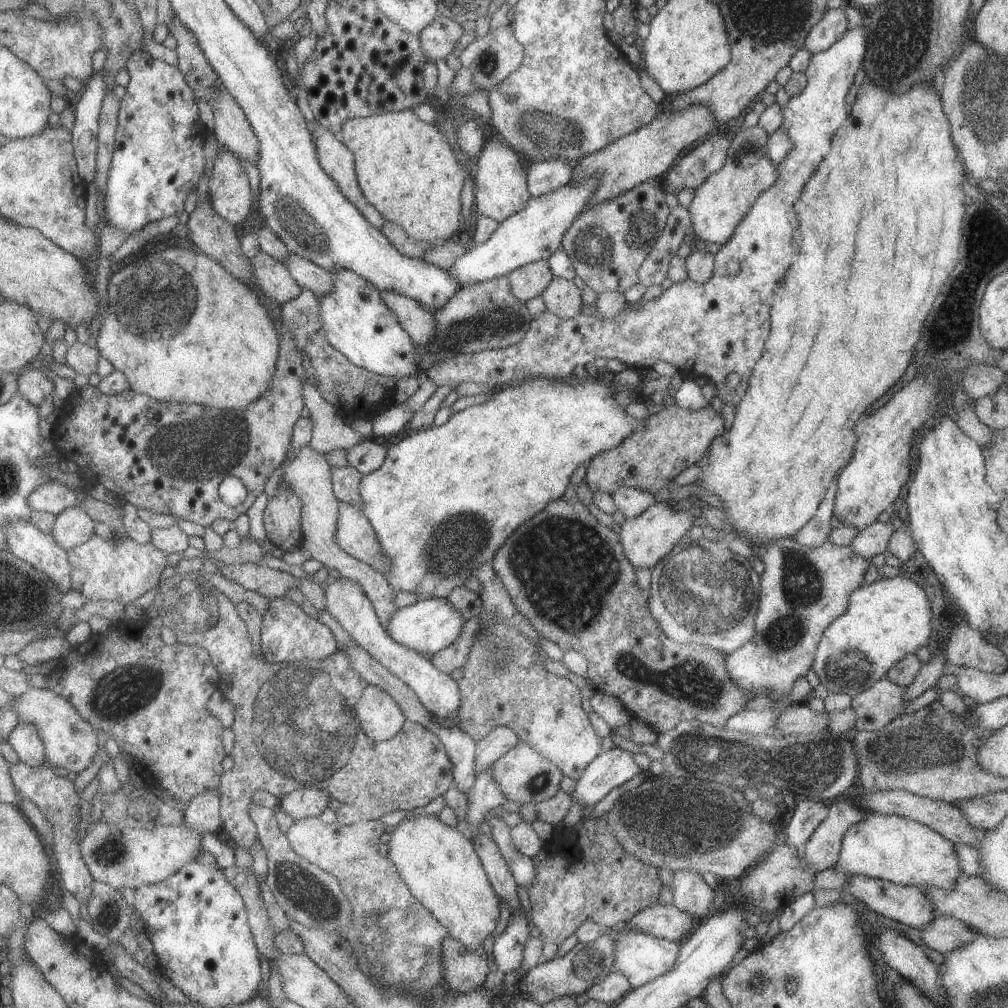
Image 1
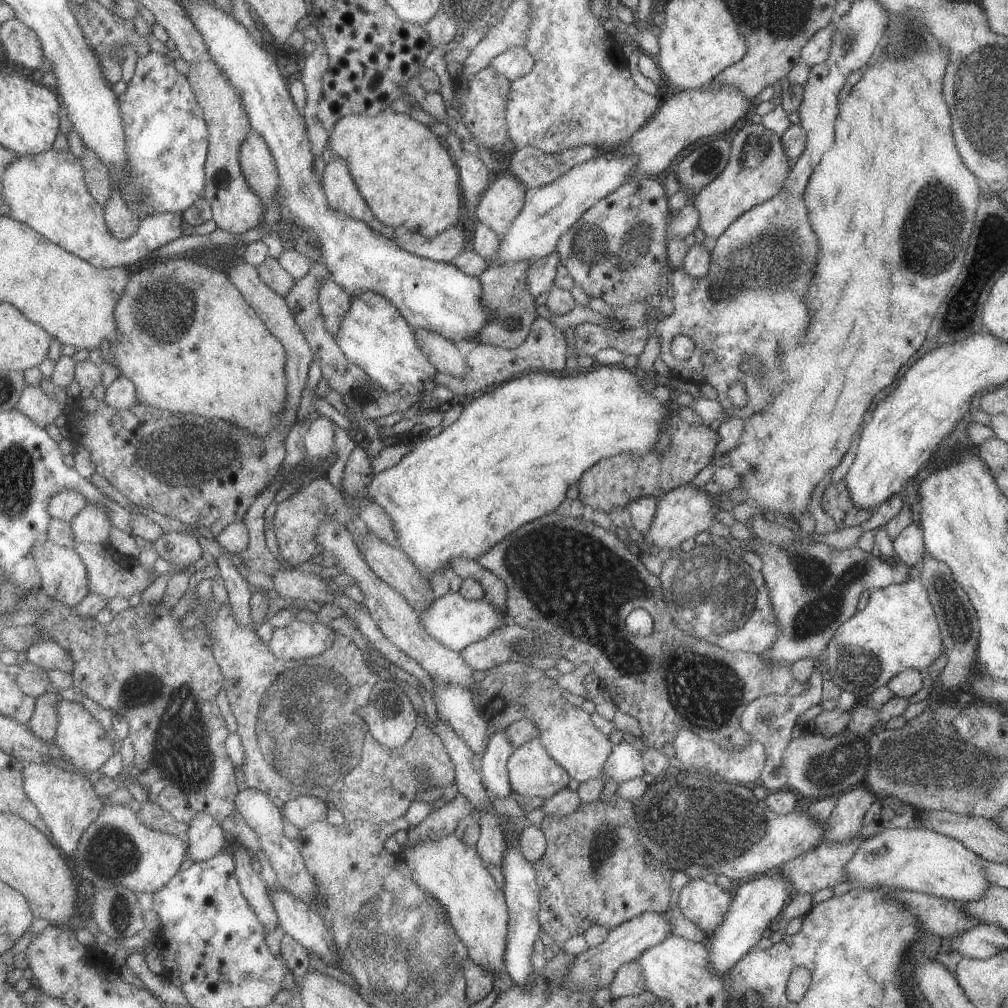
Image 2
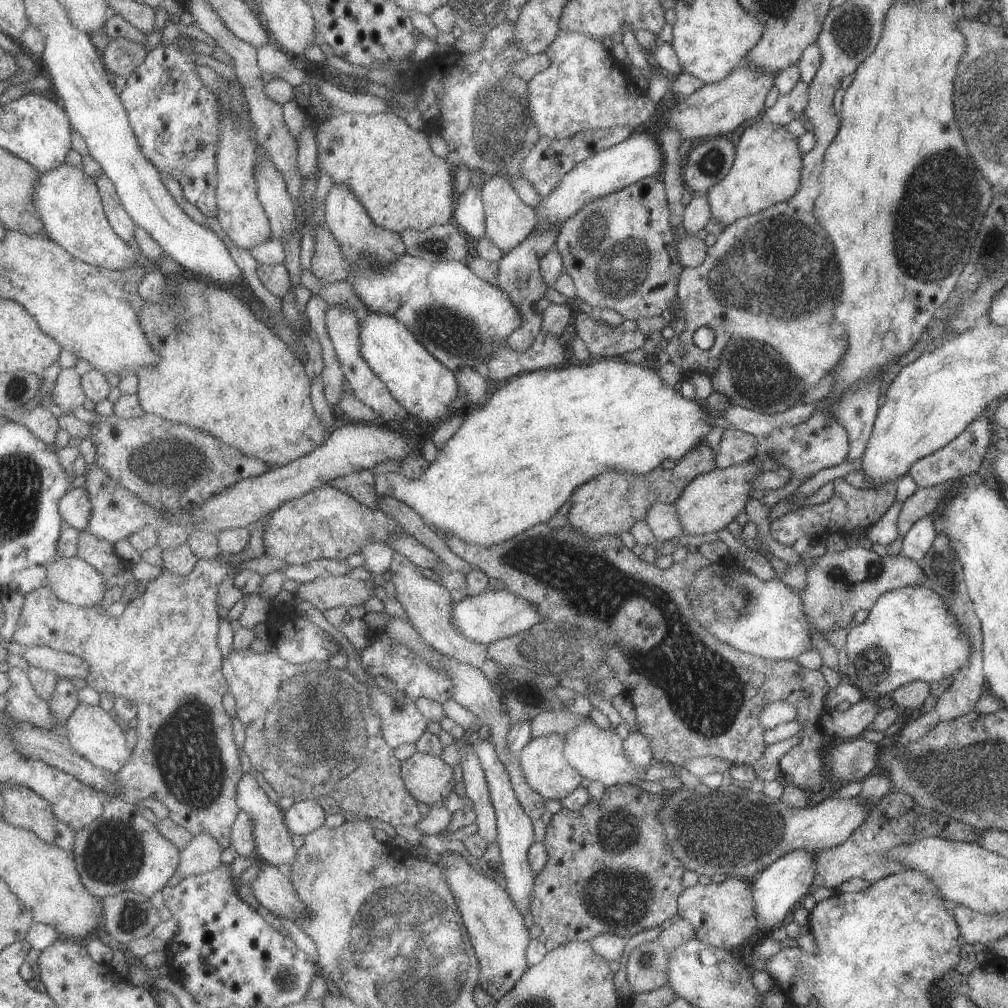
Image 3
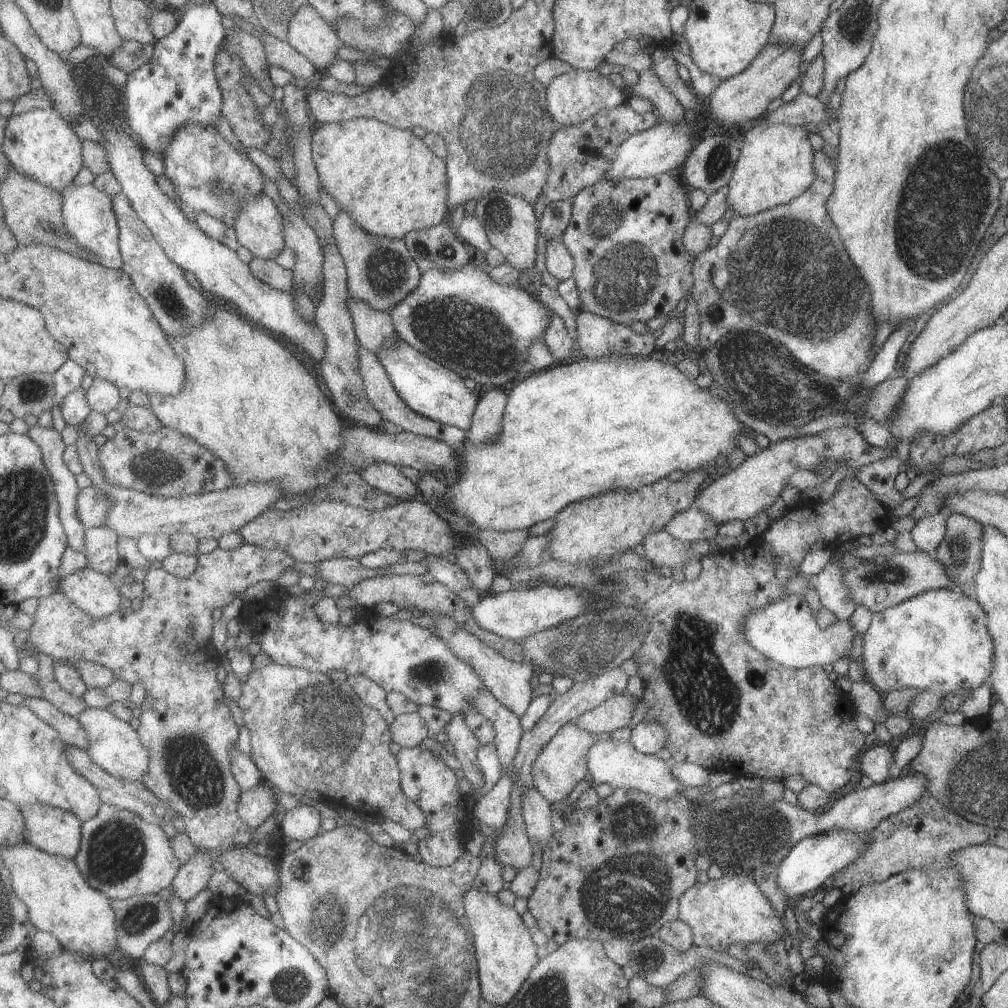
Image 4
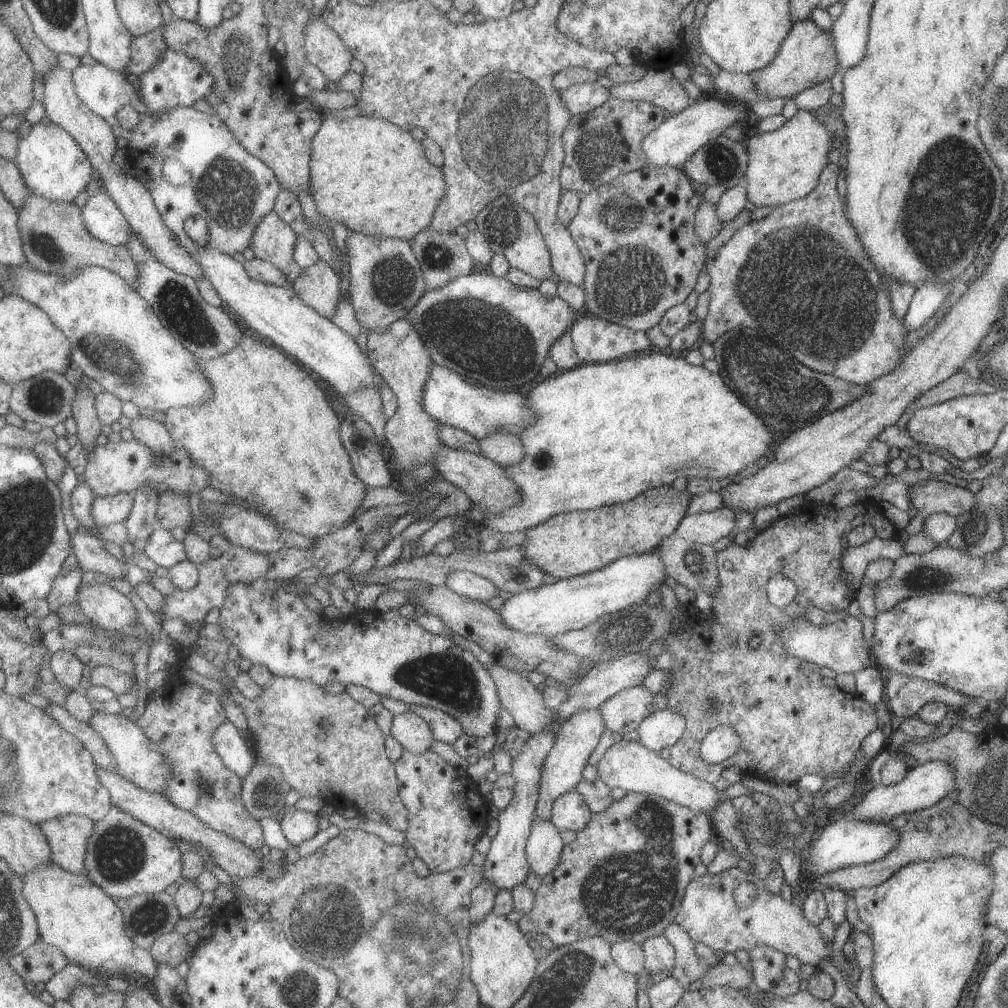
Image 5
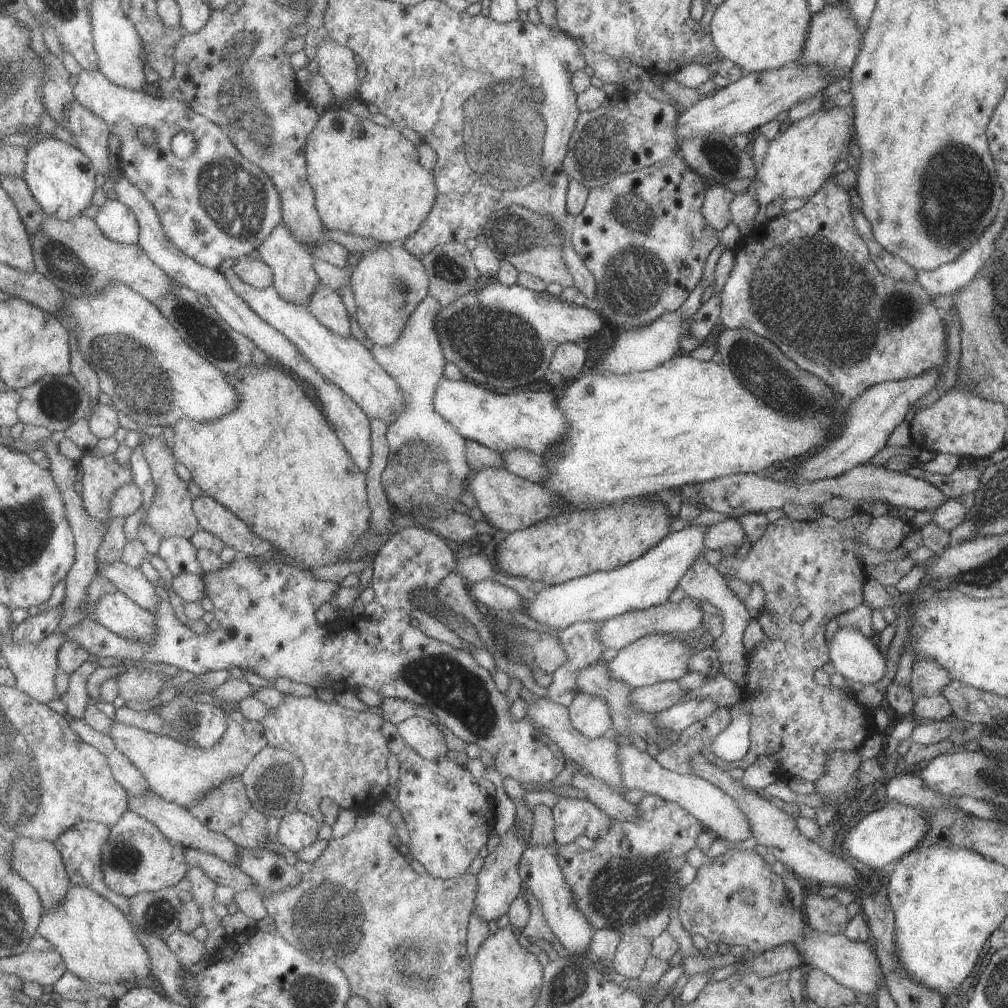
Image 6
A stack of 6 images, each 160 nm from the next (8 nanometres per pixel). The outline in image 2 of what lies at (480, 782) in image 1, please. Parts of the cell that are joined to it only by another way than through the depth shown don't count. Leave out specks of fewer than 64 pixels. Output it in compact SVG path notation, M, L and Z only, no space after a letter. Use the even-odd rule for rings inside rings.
M496 731L490 737L482 759L482 778L486 790L500 799L513 793L507 767L515 746L511 743L506 731Z

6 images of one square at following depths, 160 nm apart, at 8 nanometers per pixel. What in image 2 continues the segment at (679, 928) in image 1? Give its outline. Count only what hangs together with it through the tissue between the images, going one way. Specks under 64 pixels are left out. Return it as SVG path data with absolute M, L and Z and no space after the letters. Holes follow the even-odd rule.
M652 911L634 917L612 929L602 944L579 954L569 970L565 985L573 991L598 991L608 987L614 980L619 966L637 960L646 949L655 947L670 935L671 926L667 914Z

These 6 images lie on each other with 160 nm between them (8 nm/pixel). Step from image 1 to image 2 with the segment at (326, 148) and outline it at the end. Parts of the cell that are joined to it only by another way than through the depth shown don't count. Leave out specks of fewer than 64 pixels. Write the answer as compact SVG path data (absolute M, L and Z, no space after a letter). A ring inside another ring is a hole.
M334 155L325 168L321 187L329 207L336 212L345 213L354 220L362 221L372 230L394 240L395 228L386 226L374 216L372 209L360 194L346 161Z

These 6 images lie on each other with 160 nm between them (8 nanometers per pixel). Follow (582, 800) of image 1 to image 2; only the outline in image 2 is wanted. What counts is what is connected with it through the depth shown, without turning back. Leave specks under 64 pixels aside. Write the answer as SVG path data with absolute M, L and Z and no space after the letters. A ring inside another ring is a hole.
M622 740L613 746L612 754L605 762L602 780L605 782L612 778L620 784L636 777L642 777L645 772L641 750Z

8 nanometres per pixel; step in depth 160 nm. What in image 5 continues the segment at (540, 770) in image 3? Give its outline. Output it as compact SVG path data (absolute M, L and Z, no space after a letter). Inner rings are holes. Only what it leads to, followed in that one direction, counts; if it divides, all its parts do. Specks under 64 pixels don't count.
M580 710L572 714L568 720L564 721L554 745L541 768L541 778L539 781L539 800L537 803L537 816L540 820L550 820L551 809L554 802L564 794L573 791L582 780L582 772L588 762L589 757L606 731L604 720L600 716L600 710Z

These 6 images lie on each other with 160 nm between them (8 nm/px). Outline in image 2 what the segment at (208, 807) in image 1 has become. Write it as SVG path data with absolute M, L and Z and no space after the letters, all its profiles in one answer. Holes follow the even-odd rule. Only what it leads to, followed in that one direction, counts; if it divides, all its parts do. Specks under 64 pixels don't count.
M208 813L199 814L191 822L190 836L189 856L198 863L213 859L225 850L228 842L219 822Z

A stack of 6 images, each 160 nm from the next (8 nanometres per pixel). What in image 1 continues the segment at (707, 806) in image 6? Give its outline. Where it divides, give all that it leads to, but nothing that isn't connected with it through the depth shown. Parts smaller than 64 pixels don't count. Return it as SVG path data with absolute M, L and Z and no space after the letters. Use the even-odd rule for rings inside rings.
M482 612L483 618L483 628L481 633L477 637L475 644L471 648L469 653L469 660L465 664L463 671L465 673L464 678L460 679L457 683L459 684L461 690L461 707L459 710L459 724L458 726L467 732L476 741L480 738L484 738L494 727L498 725L504 725L505 727L511 728L520 737L523 743L529 744L538 751L542 756L545 756L553 762L566 776L574 778L574 780L579 780L579 778L584 774L585 768L598 756L600 753L604 752L602 748L602 737L600 737L594 731L592 724L590 723L588 713L582 708L583 699L580 697L580 690L567 678L559 677L548 672L548 669L544 667L543 663L539 658L539 653L537 653L536 646L531 642L528 637L525 637L518 629L514 627L509 627L501 621L498 621L492 614L488 612Z

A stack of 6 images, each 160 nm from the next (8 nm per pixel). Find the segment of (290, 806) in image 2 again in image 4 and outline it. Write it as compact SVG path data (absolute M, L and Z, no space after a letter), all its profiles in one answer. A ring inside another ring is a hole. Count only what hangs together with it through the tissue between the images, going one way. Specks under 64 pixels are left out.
M300 805L284 812L280 826L287 841L306 841L322 832L322 818L316 805Z

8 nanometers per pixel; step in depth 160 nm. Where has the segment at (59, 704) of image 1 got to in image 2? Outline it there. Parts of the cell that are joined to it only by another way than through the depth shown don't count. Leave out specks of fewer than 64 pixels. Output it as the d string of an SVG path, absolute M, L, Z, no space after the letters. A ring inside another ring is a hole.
M64 699L59 706L61 723L56 742L67 754L67 760L73 769L82 769L86 773L98 772L102 766L114 758L116 754L116 739L113 730L106 730L104 724L82 703L70 702Z

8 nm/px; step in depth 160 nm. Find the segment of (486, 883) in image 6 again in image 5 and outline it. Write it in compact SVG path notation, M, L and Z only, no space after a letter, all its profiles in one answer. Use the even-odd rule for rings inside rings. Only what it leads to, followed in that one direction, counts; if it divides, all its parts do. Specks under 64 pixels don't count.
M548 724L548 728L544 732L530 734L526 744L518 752L518 756L512 760L511 776L516 781L511 788L513 794L512 802L508 804L504 811L497 814L499 830L492 839L492 846L483 866L483 878L486 878L492 884L496 884L498 893L501 890L512 891L518 884L524 884L530 873L530 864L528 864L528 858L526 857L526 844L531 834L532 822L537 816L539 781L541 778L540 768L544 765L544 760L546 760L548 752L554 745L555 736L553 734L552 724Z

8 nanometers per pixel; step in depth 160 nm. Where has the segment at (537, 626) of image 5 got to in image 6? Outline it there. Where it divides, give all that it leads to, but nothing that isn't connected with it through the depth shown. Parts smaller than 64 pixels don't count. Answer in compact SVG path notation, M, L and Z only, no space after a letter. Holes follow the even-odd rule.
M688 526L680 532L671 532L637 560L612 568L610 572L594 572L563 584L547 585L538 596L525 602L524 613L542 627L561 632L576 622L604 622L629 611L647 610L663 604L669 600L688 568L692 568L694 560L707 552L704 532L706 526Z

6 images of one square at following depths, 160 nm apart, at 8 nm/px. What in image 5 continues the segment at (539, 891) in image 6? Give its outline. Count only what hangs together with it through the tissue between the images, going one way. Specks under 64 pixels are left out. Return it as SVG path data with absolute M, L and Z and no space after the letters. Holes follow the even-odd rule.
M534 818L526 844L526 857L530 872L544 878L550 874L562 857L563 841L558 828L550 820Z

